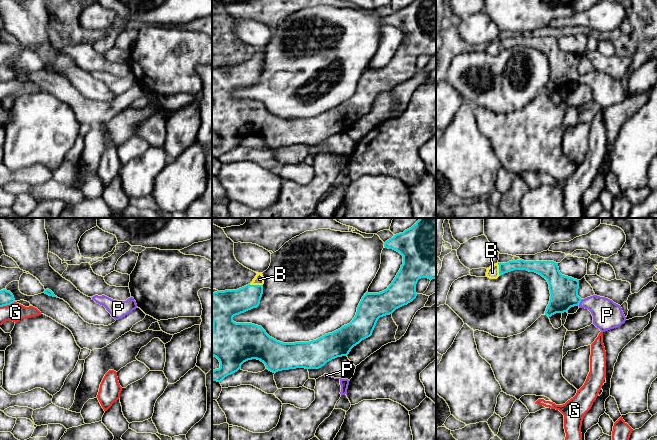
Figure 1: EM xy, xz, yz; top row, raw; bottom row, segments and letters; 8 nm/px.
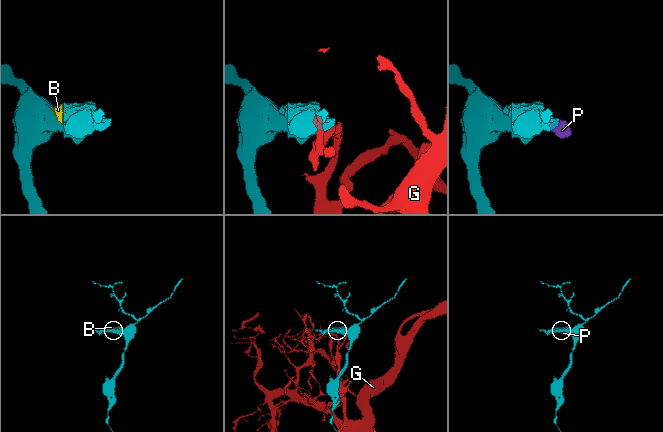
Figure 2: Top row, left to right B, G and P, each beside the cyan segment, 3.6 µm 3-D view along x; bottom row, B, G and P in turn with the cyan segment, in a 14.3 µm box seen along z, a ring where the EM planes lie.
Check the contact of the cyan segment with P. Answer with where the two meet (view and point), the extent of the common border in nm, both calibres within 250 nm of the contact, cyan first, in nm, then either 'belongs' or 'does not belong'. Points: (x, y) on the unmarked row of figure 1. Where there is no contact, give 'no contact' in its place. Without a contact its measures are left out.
meets cyan in yz at (580, 77); contact 70 nm long; 220 nm thick on the cyan side, 220 nm on the other; belongs

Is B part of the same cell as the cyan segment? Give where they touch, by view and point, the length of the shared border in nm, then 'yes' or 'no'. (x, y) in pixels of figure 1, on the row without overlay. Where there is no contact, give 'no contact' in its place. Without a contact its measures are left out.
meets cyan in xz at (256, 61); contact 110 nm long; yes

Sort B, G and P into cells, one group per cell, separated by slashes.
B P / G

